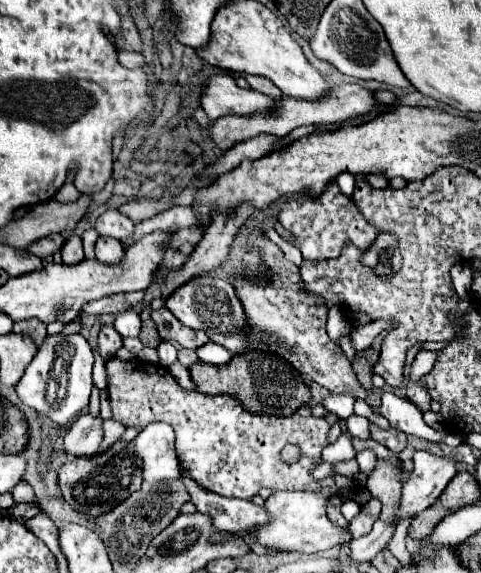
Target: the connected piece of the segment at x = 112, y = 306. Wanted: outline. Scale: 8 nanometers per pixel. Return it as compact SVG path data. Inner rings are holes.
M135 291L135 293L119 293L119 295L109 295L109 297L101 297L97 301L89 301L85 303L83 311L85 313L93 313L93 315L103 315L103 313L123 313L135 305L139 305L145 297L145 291Z

